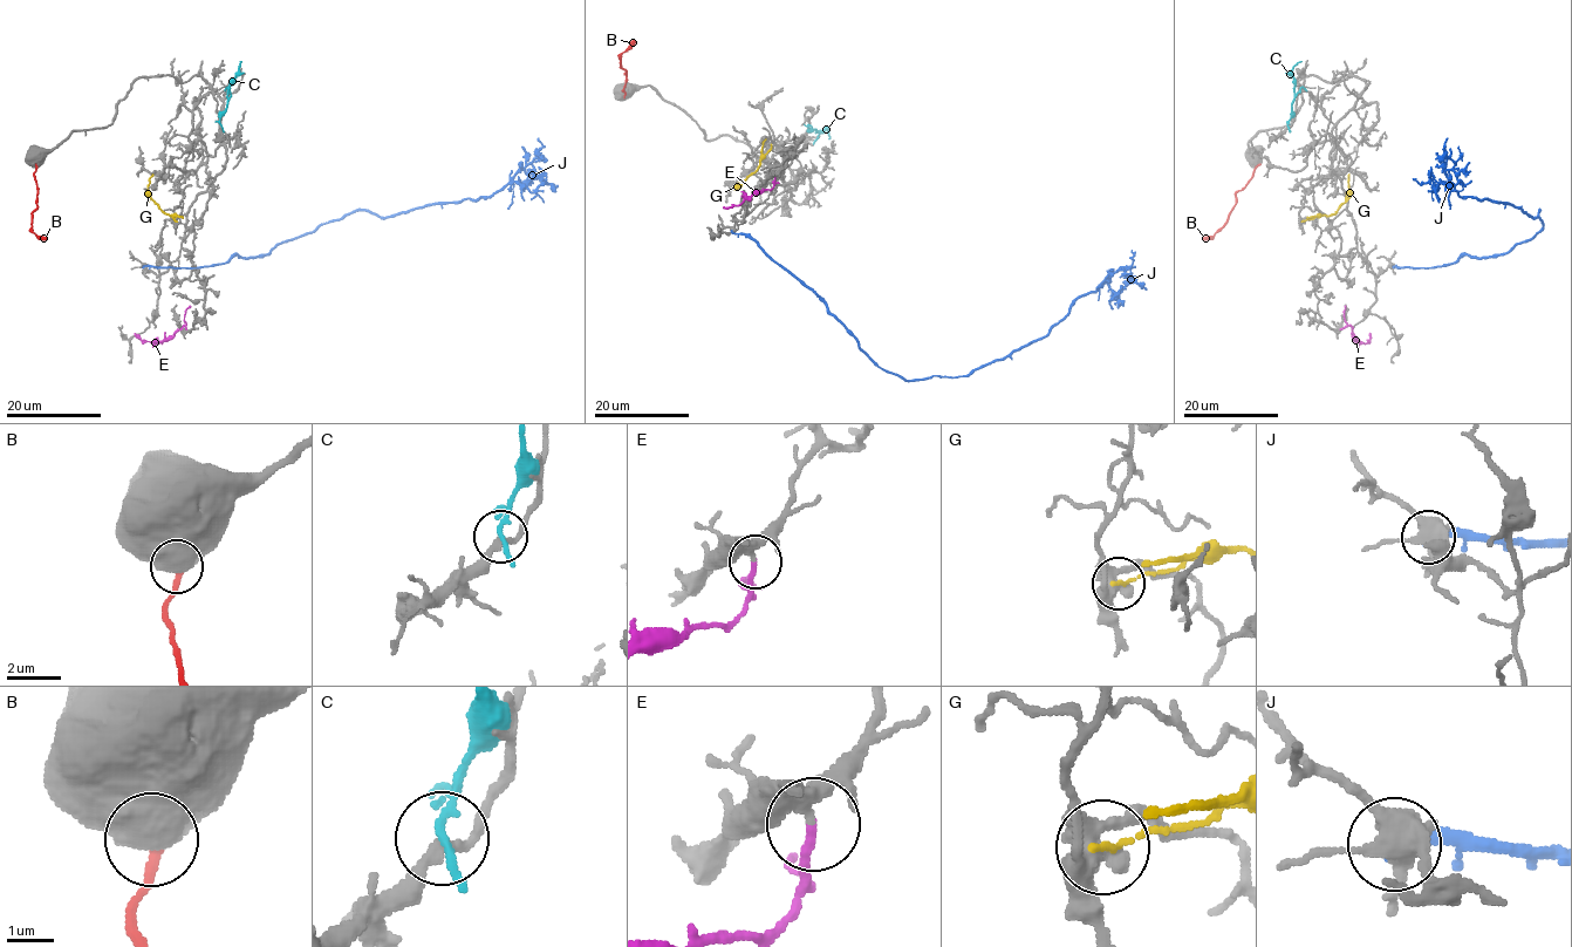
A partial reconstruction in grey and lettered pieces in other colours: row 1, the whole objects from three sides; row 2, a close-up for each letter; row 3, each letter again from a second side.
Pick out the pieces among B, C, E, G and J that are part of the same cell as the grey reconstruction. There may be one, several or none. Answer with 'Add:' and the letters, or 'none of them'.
Add: E

